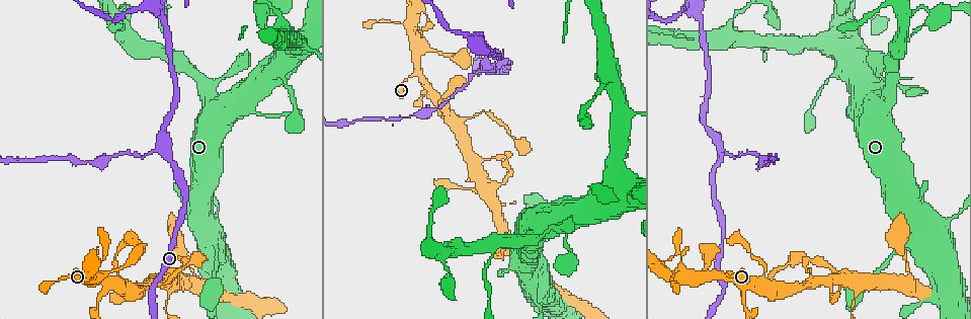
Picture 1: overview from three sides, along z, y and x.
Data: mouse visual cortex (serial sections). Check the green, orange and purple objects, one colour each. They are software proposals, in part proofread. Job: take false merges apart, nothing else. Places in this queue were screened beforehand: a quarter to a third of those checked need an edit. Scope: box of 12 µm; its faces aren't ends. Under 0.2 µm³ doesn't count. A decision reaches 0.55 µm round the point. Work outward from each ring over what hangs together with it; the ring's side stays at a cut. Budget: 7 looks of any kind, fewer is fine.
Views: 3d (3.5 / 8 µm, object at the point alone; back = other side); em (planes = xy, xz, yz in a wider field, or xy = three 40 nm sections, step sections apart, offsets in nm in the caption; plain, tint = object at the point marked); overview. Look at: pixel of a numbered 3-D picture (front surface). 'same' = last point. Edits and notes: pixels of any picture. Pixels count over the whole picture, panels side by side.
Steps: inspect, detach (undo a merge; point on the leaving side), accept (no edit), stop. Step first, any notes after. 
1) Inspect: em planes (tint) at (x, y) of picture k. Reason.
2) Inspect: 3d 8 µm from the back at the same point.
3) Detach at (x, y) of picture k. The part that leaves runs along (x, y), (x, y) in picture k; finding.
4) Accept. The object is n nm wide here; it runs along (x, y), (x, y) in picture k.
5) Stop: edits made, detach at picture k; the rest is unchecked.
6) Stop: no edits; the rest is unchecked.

Inspect: 3d 8 µm at (885, 101) of picture 1. Thick turns thin.

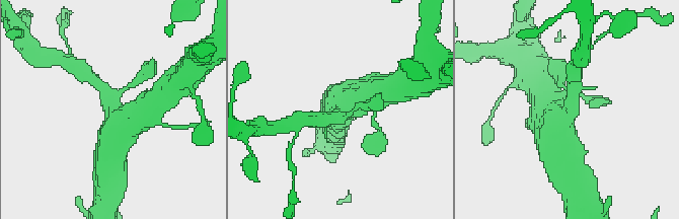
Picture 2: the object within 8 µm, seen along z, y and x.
Inspect: em xy step 2 (tint) at (343, 110) of picture 2.

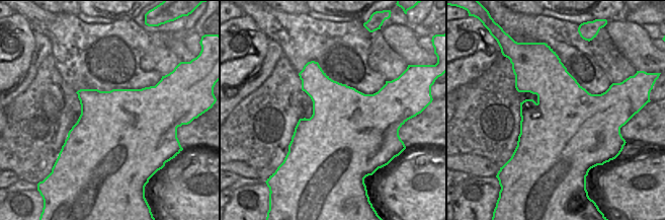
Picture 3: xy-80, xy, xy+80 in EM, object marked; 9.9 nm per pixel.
Accept. It runs along (112, 147), (117, 124), (146, 106) in picture 2; continuous, no second cell.

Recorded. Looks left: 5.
Inspect: 3d 8 µm at (484, 71) of picture 1. Sharp bend.

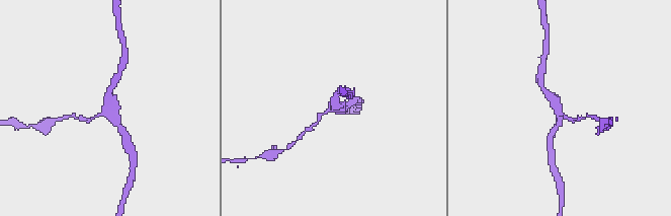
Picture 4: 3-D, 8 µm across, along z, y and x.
Inspect: 3d 3.5 µm at (108, 113) of picture 4.

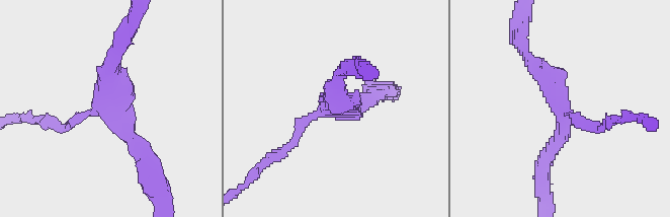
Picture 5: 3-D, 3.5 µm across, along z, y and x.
Inspect: em xy step 1 (tint) at (563, 107) of picture 5. 3 arms meet here; the arms are 150, 250, 250 nm wide; shape alone is not enough.

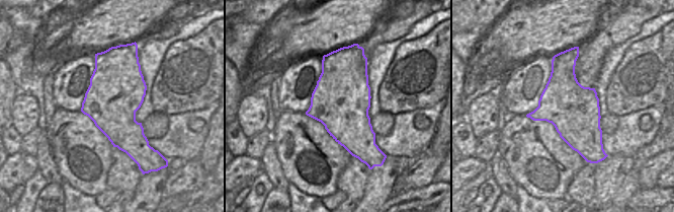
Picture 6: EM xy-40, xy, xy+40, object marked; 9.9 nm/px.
Accept. All the same cell.

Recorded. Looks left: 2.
Inspect: 3d 3.5 µm at (98, 303) of picture 1. Sharp bend.

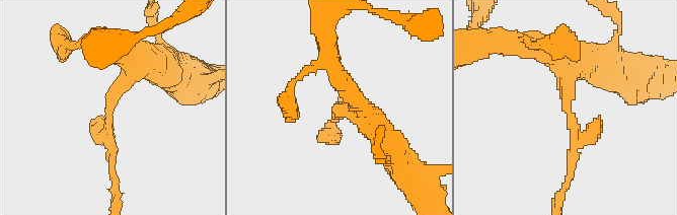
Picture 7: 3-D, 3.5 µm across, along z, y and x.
Accept. The arms are 200, 300 nm wide; it runs along (550, 53), (576, 131), (599, 116) in picture 7; all the same cell.

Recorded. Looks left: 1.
Stop: no edits; the rest is unchecked.

